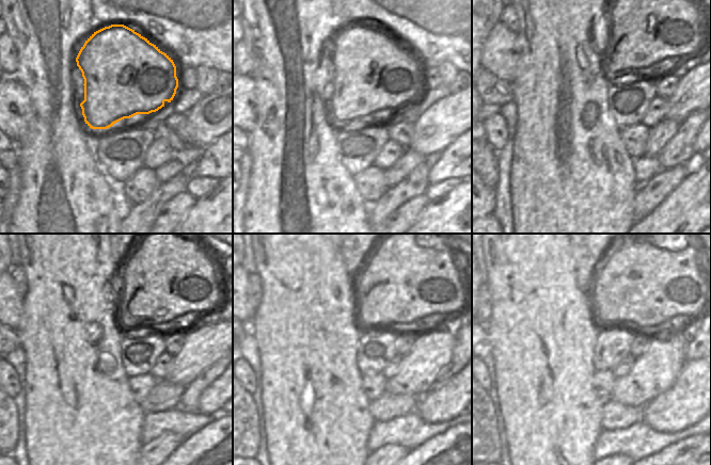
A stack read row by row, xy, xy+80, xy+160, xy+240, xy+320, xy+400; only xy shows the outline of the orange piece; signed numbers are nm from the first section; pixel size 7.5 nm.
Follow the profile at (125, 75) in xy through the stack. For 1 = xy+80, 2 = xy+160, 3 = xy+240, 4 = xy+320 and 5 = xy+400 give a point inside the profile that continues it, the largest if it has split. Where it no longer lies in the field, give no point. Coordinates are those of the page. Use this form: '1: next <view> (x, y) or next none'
1: next xy+80 (372, 69)
2: next xy+160 (636, 46)
3: next xy+240 (155, 289)
4: next xy+320 (392, 289)
5: next xy+400 (630, 289)

